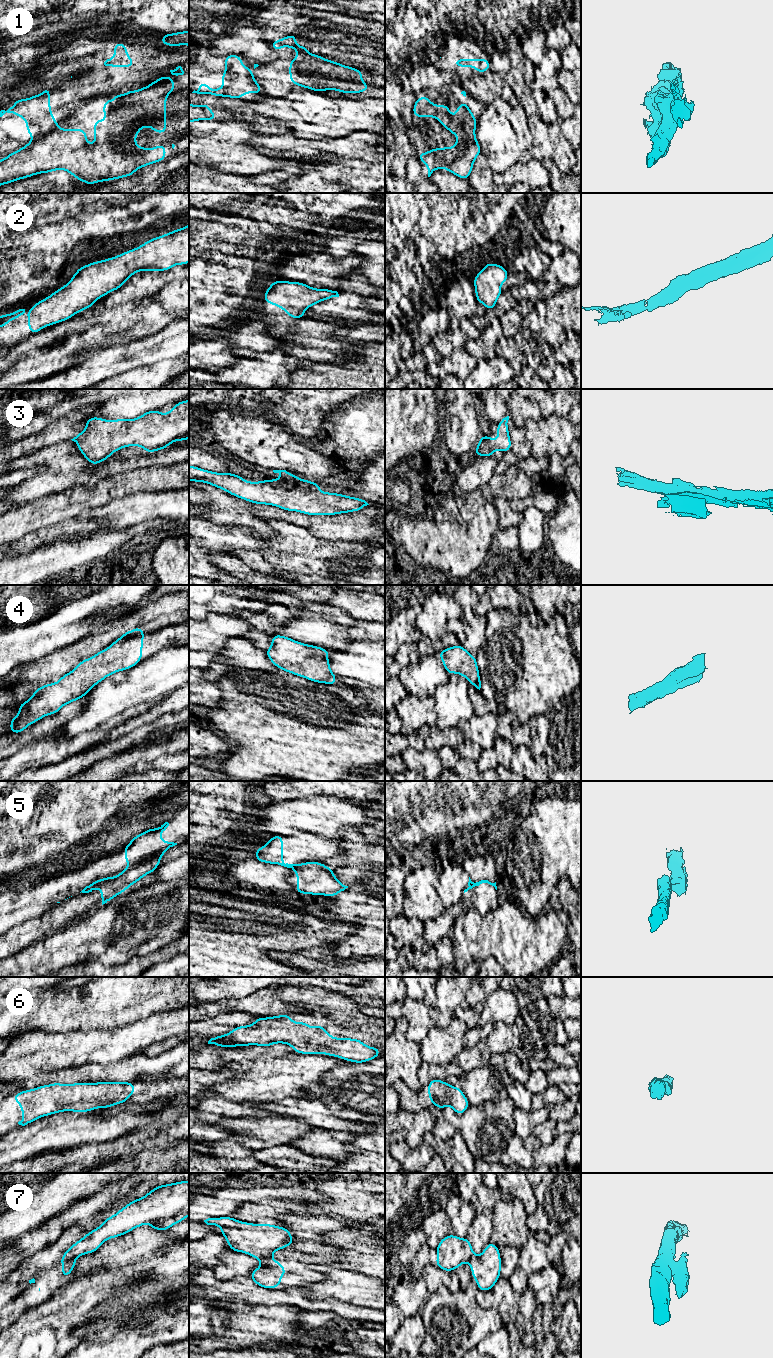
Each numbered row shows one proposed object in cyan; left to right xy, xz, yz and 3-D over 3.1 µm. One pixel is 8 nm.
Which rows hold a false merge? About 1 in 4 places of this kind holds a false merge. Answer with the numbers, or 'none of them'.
5, 7

